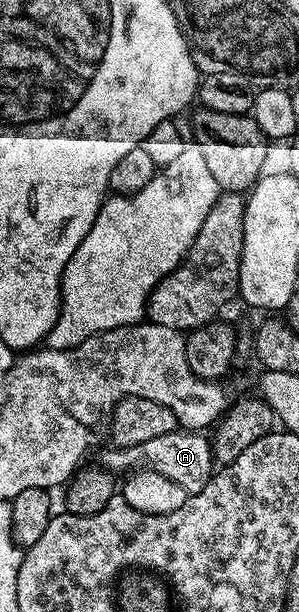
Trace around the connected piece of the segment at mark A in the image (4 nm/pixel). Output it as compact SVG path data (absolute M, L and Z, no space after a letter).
M176 431L169 435L161 435L158 439L149 439L149 443L141 443L133 447L125 447L124 449L118 447L104 448L101 465L102 468L115 475L140 469L152 469L154 473L165 475L165 479L177 483L190 495L201 491L213 472L211 441L207 437L206 439L203 437L206 436L199 431Z

